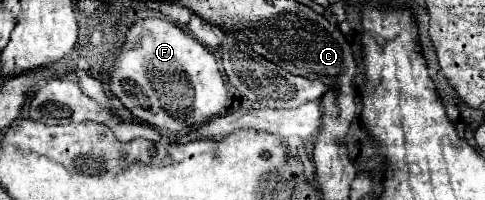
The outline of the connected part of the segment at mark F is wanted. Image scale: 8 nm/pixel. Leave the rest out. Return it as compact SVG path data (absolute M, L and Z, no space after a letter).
M160 18L136 20L130 26L126 42L108 68L108 74L110 94L118 98L136 120L164 134L186 132L208 122L222 114L230 98L214 54L190 34Z

